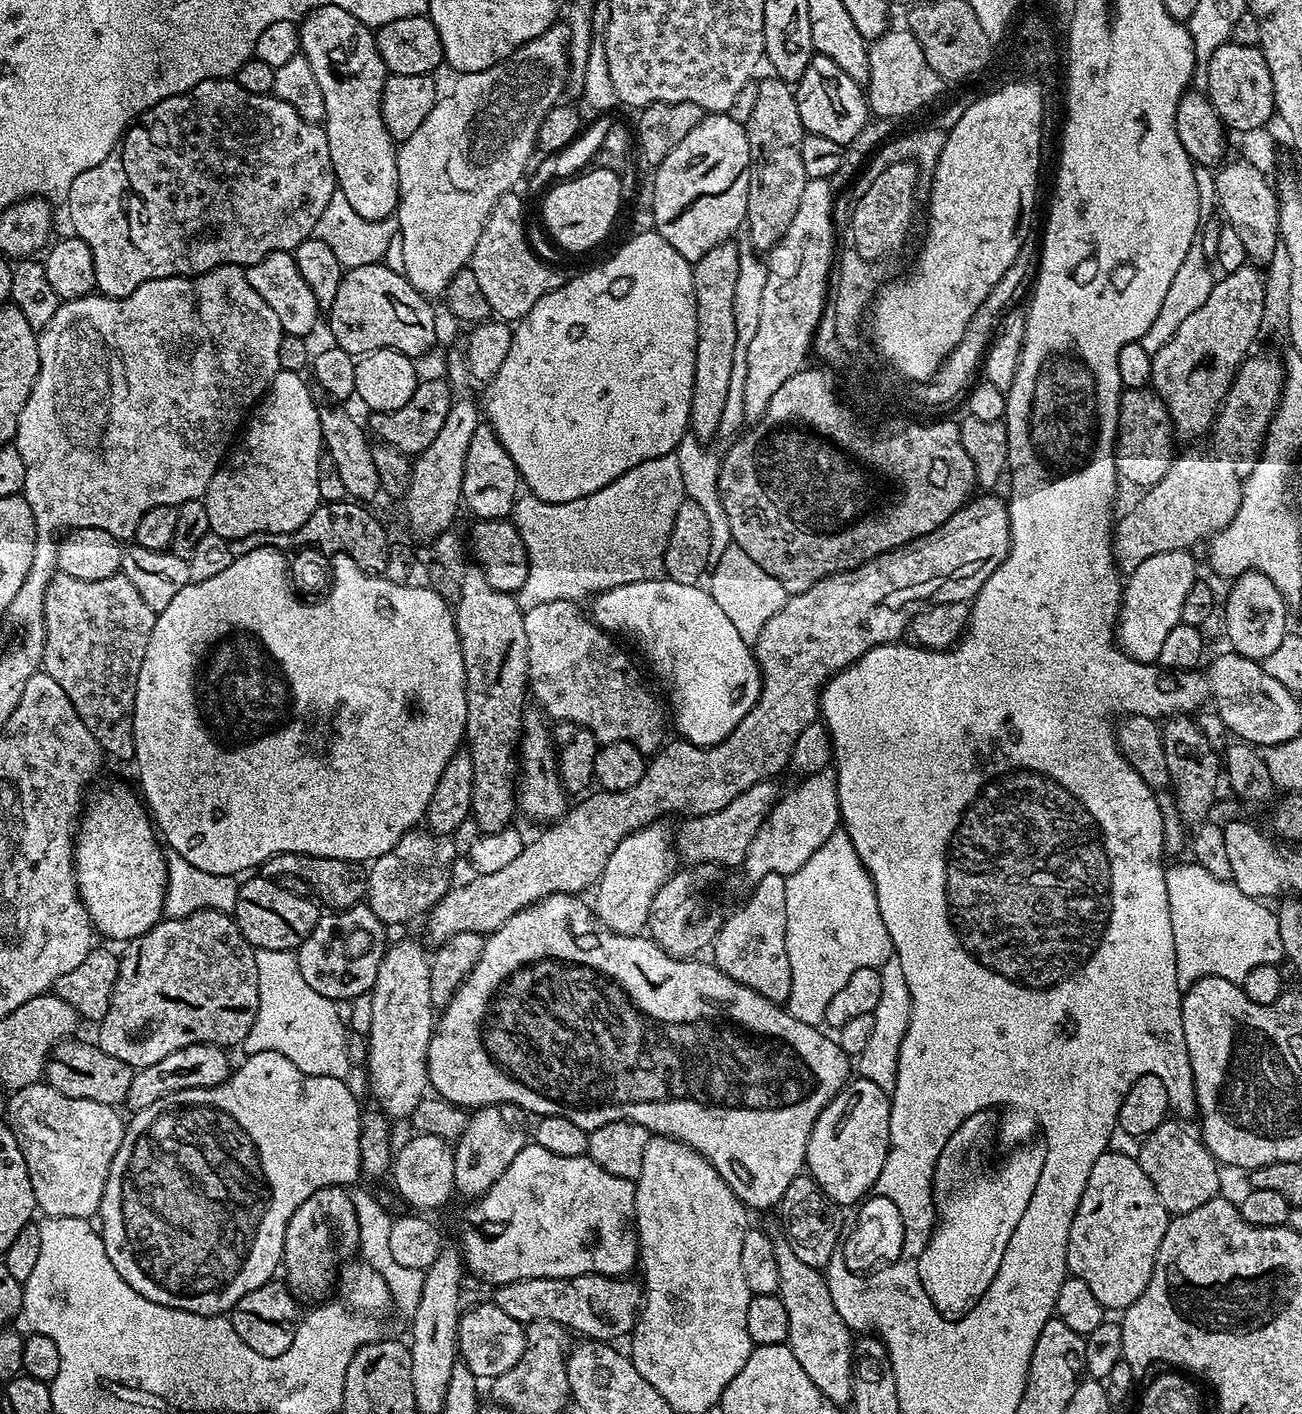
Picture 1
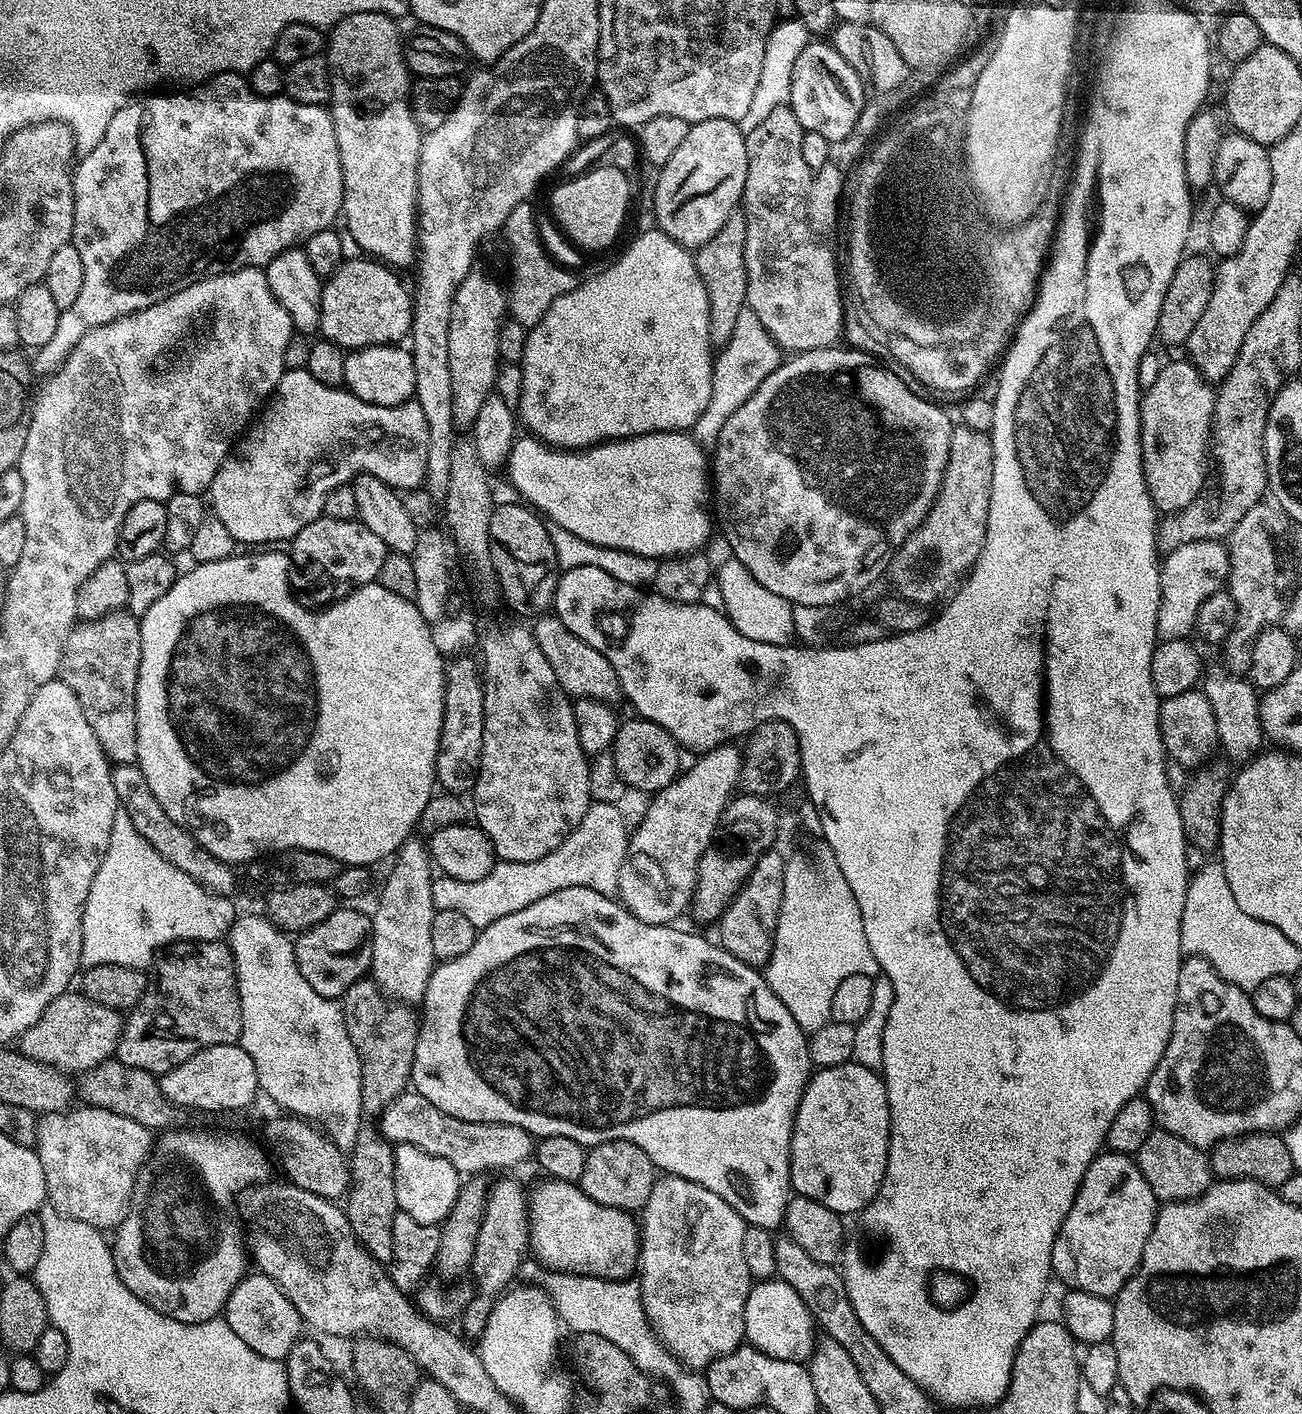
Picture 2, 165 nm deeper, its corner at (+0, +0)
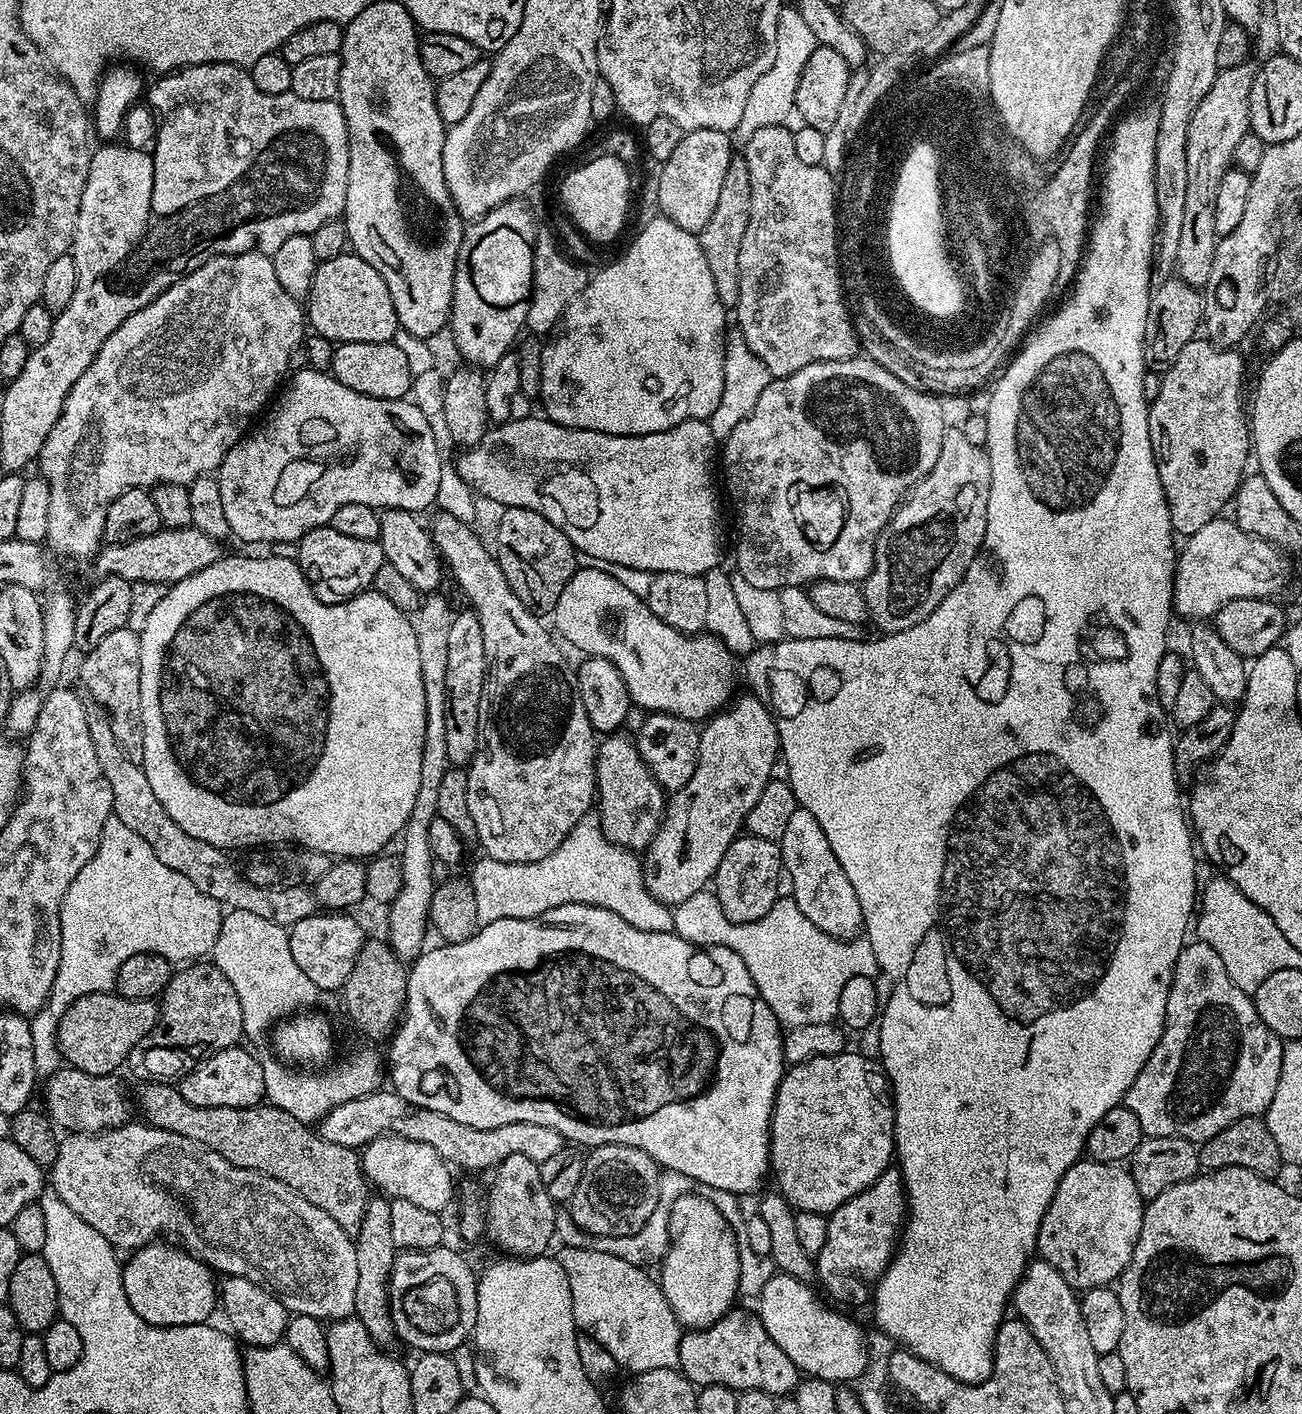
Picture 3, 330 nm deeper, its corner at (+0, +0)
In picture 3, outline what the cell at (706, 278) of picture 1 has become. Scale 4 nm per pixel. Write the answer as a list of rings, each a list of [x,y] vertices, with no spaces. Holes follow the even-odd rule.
[[[742,154],[733,155],[726,182],[722,184],[722,194],[718,196],[718,206],[698,234],[702,254],[706,254],[706,266],[710,266],[710,278],[714,278],[714,290],[718,290],[718,298],[724,303],[725,309],[735,309],[740,300],[740,283],[738,282],[738,254],[742,250],[742,238],[746,235],[746,222],[750,222],[750,174],[746,170],[746,158]]]

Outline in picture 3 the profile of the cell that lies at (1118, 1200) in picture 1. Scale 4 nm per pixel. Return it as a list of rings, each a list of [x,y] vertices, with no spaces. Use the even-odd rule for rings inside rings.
[[[1081,1158],[1066,1170],[1062,1182],[1058,1182],[1058,1190],[1042,1218],[1042,1226],[1036,1235],[1039,1259],[1050,1262],[1071,1288],[1087,1290],[1115,1285],[1134,1254],[1138,1234],[1142,1234],[1145,1207],[1146,1201],[1138,1194],[1138,1186],[1134,1186],[1134,1178],[1127,1167]]]

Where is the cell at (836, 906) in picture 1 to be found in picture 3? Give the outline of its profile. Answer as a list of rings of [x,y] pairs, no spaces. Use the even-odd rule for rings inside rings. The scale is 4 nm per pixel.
[[[705,890],[694,894],[694,898],[686,898],[686,902],[675,905],[672,916],[673,929],[683,940],[697,946],[734,950],[734,954],[738,954],[738,958],[746,962],[746,970],[750,970],[750,978],[754,978],[760,996],[766,1006],[774,1010],[785,1029],[811,1026],[814,1022],[833,1023],[838,1017],[838,997],[842,994],[842,986],[846,986],[846,982],[850,982],[850,978],[855,976],[874,977],[880,972],[880,963],[867,938],[834,939],[820,930],[814,922],[810,922],[810,918],[802,914],[796,901],[791,898],[777,898],[772,909],[754,922],[735,924],[726,918],[715,895]]]

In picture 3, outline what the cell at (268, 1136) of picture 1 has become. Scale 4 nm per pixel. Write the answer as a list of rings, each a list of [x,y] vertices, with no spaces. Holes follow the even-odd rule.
[[[153,1242],[137,1248],[123,1265],[124,1289],[130,1306],[134,1306],[134,1314],[146,1323],[159,1328],[173,1328],[174,1326],[190,1326],[211,1321],[212,1311],[218,1308],[218,1280],[213,1269],[199,1260],[183,1247],[171,1248],[168,1244]]]

